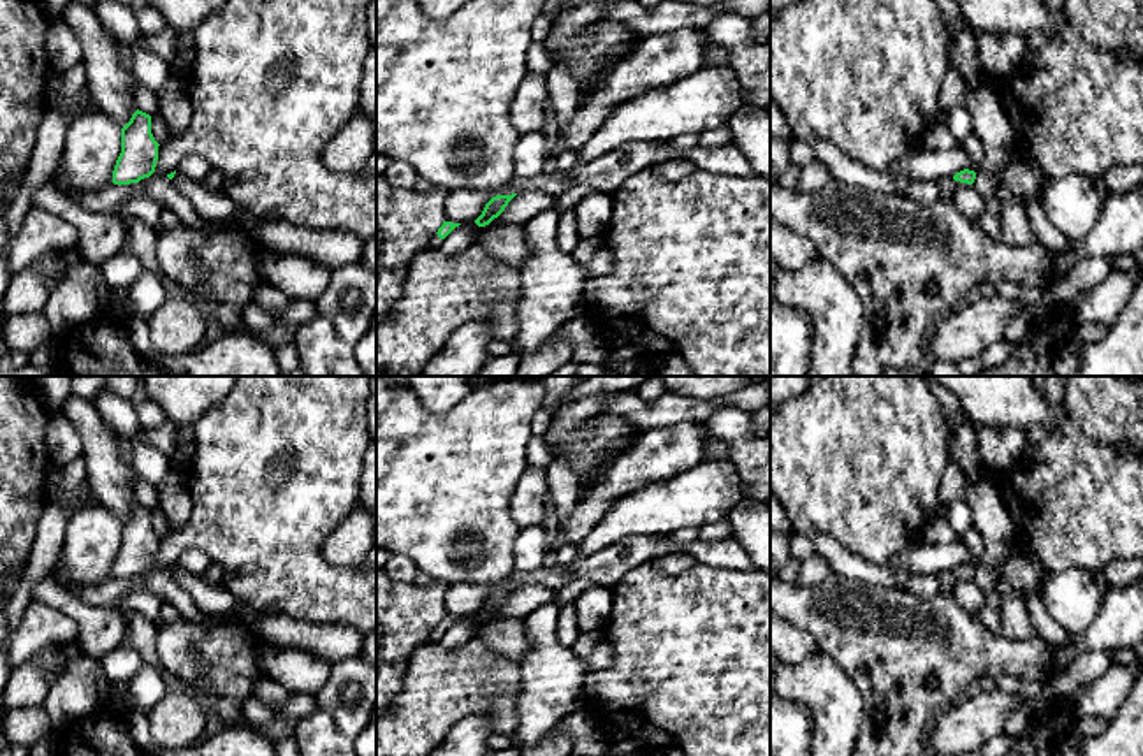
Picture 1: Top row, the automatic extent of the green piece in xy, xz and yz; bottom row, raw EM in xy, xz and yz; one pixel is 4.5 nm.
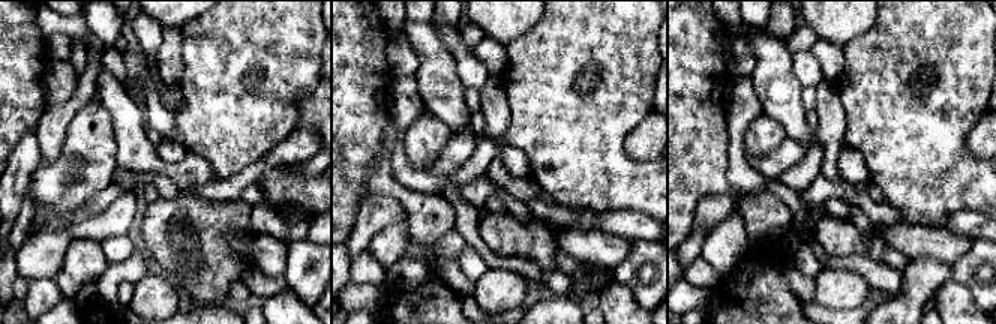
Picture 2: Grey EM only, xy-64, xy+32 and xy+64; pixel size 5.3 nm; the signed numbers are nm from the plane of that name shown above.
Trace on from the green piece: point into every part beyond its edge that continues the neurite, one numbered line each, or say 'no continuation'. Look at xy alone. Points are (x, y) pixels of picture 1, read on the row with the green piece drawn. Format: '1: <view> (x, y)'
no continuation

